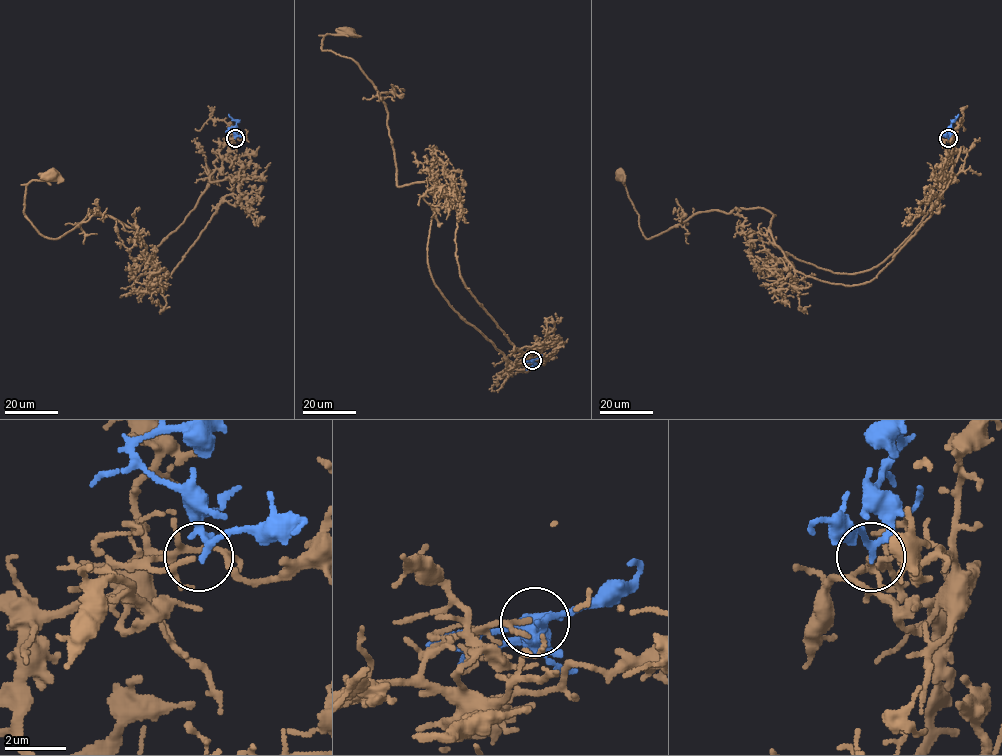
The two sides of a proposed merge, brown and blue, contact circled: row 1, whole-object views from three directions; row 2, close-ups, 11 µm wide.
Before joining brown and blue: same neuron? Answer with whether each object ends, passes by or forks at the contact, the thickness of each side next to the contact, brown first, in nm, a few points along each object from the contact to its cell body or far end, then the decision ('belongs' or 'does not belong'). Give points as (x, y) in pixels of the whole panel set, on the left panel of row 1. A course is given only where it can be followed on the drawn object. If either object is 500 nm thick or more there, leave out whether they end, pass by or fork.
brown passes by | blue passes by | 130/190 nm | brown via (234, 138), (184, 221), (130, 274), (141, 235), (99, 208), (42, 236), (24, 198), (50, 174) | blue via (235, 138), (229, 128), (237, 121), (228, 114) | belongs

